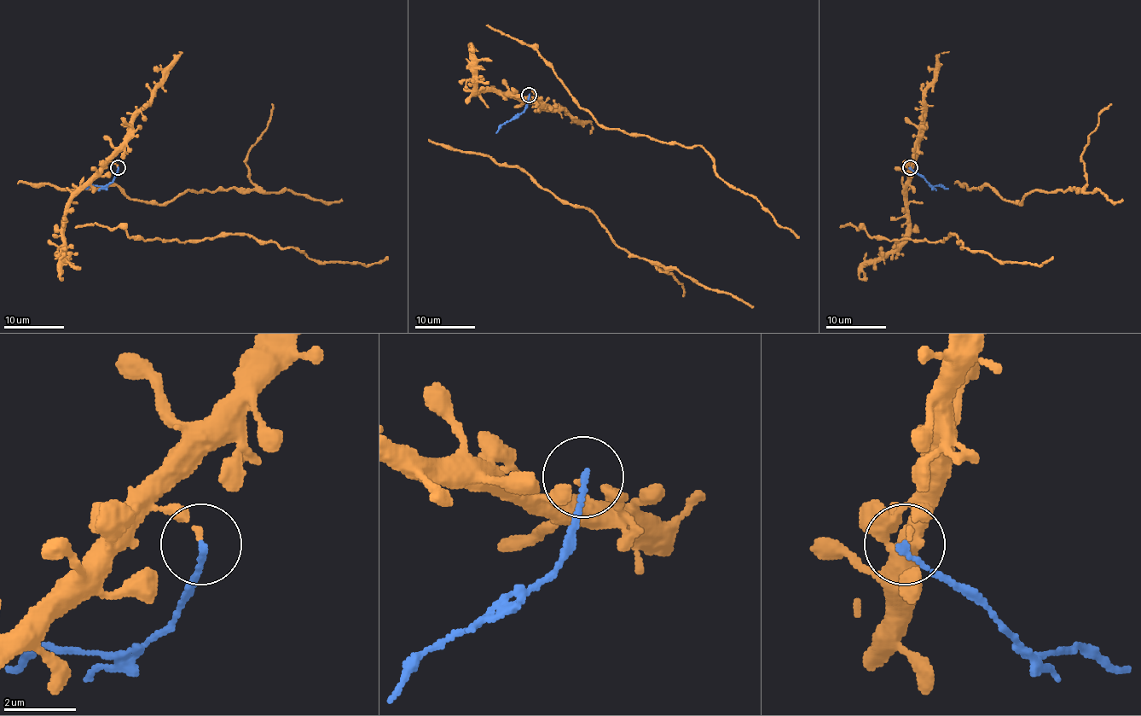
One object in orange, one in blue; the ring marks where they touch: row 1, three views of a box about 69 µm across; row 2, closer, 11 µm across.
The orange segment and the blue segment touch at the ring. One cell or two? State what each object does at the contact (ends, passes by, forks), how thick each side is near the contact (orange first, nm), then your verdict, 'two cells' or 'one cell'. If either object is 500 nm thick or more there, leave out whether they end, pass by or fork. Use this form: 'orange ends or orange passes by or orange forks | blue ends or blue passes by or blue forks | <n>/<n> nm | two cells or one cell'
orange ends | blue ends | 170/150 nm | two cells

